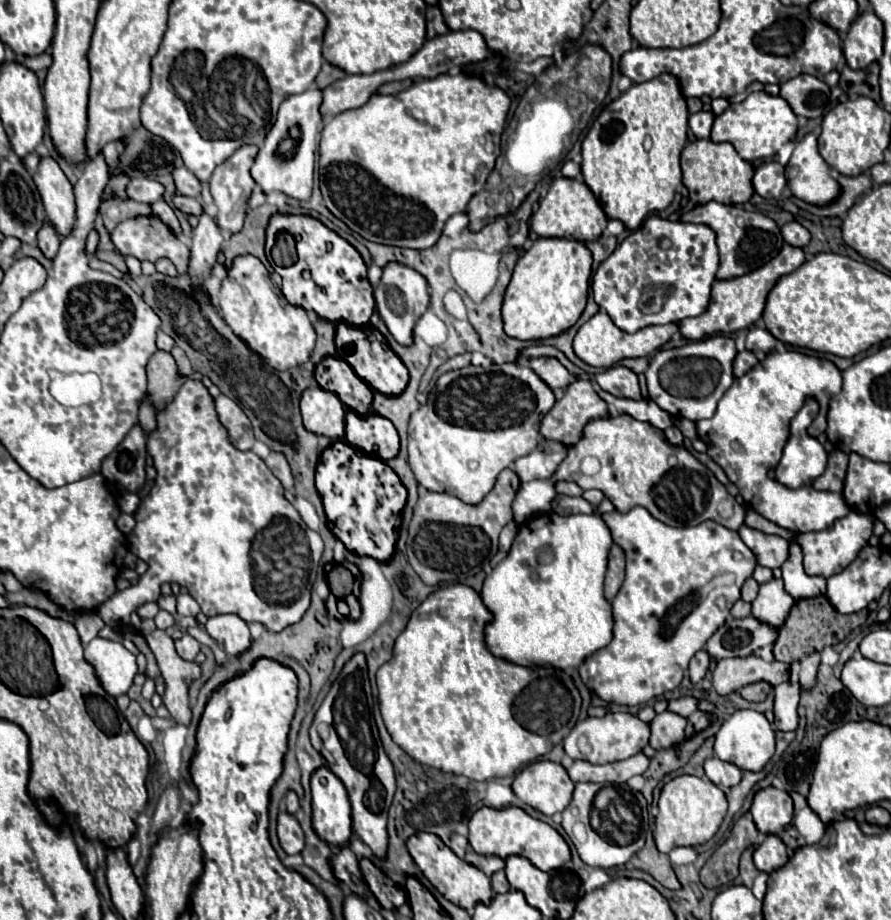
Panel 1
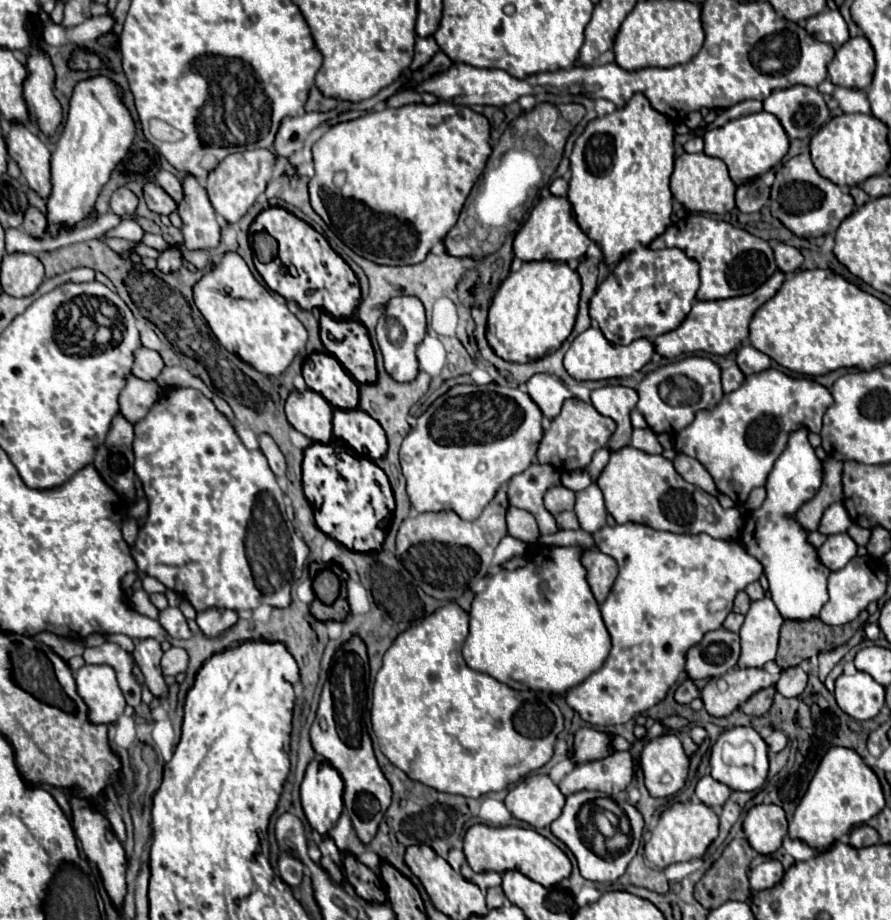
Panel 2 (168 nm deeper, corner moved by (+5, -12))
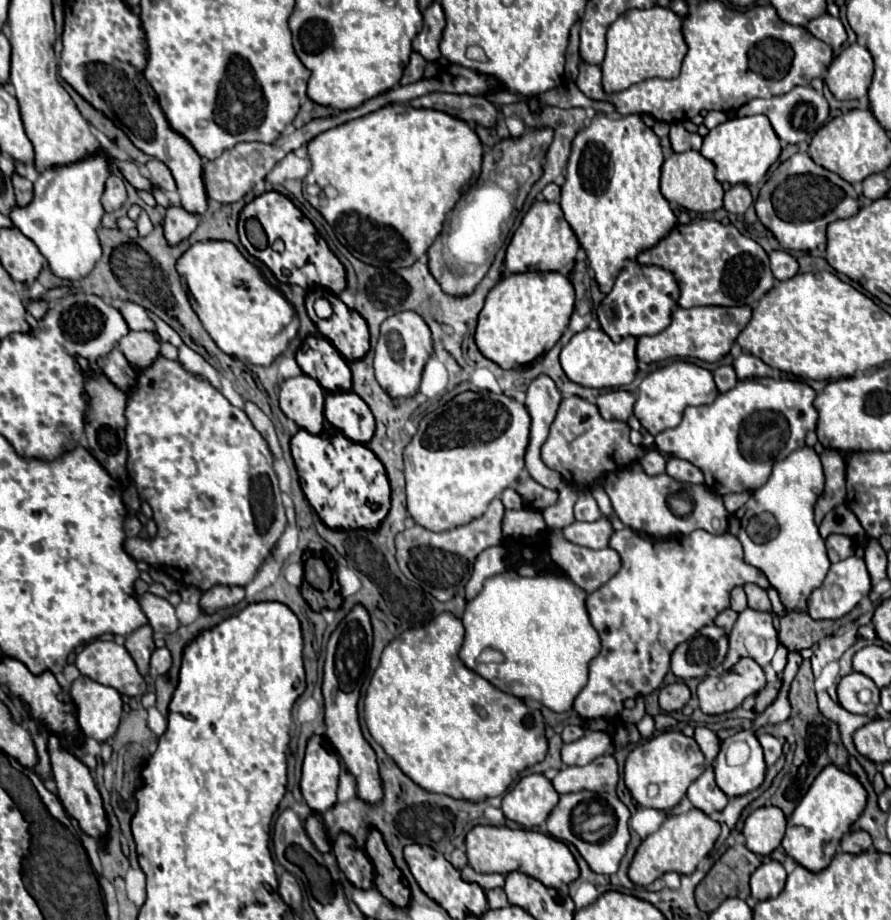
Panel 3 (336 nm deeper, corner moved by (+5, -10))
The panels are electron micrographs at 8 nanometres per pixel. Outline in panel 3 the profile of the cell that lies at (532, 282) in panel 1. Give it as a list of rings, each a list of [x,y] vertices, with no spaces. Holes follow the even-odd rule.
[[[530,270],[504,276],[486,296],[478,316],[476,344],[478,350],[502,368],[528,364],[548,352],[568,328],[574,312],[574,286],[560,272]]]

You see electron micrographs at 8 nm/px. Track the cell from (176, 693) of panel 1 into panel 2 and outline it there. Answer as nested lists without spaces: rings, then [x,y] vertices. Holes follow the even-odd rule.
[[[144,638],[140,644],[136,644],[132,656],[134,656],[136,664],[140,666],[150,692],[158,698],[166,698],[168,686],[166,686],[162,670],[160,670],[160,658],[162,658],[160,642],[156,638]]]

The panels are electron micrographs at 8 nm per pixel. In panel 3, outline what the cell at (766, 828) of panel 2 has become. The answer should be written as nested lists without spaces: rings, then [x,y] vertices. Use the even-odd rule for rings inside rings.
[[[764,806],[754,810],[746,822],[742,834],[746,836],[746,846],[760,856],[772,854],[780,846],[786,830],[786,816],[776,806]]]

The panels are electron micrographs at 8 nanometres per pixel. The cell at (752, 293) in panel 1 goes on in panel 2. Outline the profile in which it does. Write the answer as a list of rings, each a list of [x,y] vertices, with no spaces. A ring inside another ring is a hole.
[[[776,272],[766,284],[762,284],[756,292],[752,292],[748,296],[712,300],[712,302],[694,302],[692,312],[684,318],[684,324],[680,324],[680,328],[666,332],[664,336],[658,336],[654,340],[656,352],[664,358],[676,358],[686,352],[706,352],[706,354],[716,354],[716,356],[730,354],[732,350],[736,350],[738,344],[742,344],[742,340],[748,338],[748,324],[750,324],[754,312],[776,294],[782,280],[784,280],[784,274]]]

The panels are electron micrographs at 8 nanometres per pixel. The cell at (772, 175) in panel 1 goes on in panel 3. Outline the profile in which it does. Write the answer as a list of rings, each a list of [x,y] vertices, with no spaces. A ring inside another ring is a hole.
[[[734,184],[724,194],[724,208],[732,214],[744,214],[752,206],[754,198],[746,184]]]

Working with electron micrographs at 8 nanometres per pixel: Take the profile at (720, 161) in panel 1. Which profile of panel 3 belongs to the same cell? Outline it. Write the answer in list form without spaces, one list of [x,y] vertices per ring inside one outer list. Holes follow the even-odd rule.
[[[688,150],[682,154],[672,154],[664,160],[662,166],[662,178],[660,178],[660,190],[668,202],[676,202],[688,210],[694,212],[714,212],[724,206],[724,188],[716,180],[716,166],[704,158],[700,152]]]

